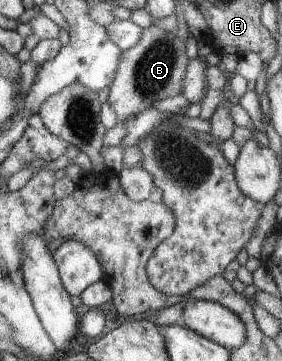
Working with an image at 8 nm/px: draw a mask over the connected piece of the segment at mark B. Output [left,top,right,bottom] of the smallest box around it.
[103,21,189,148]

